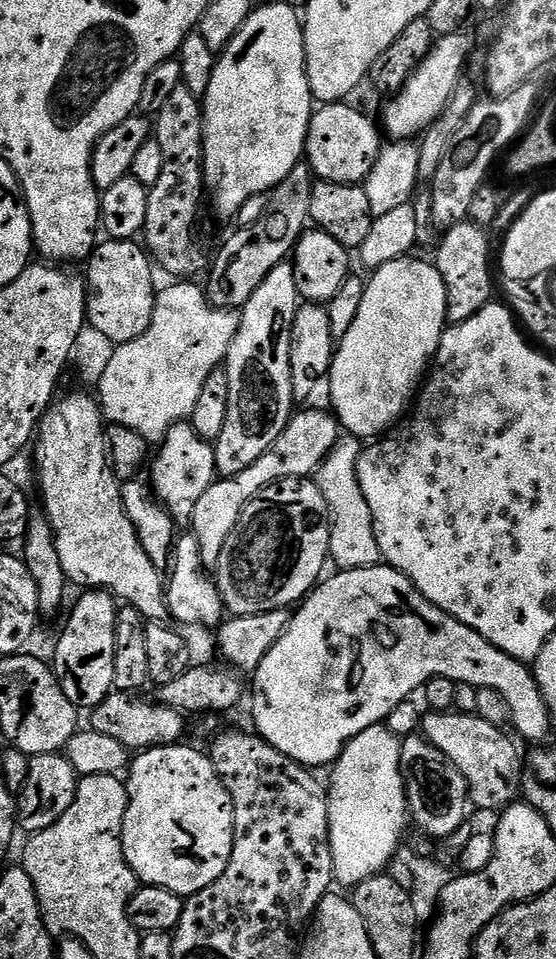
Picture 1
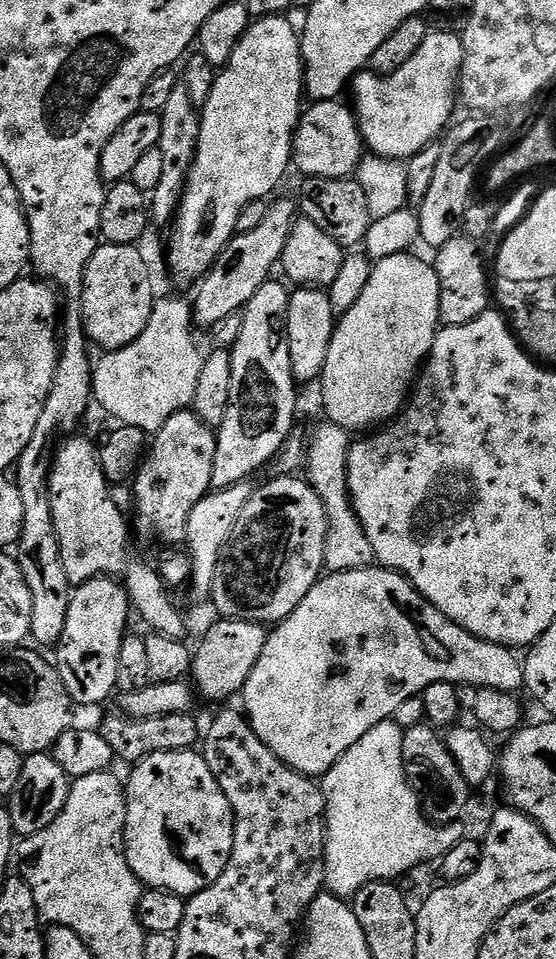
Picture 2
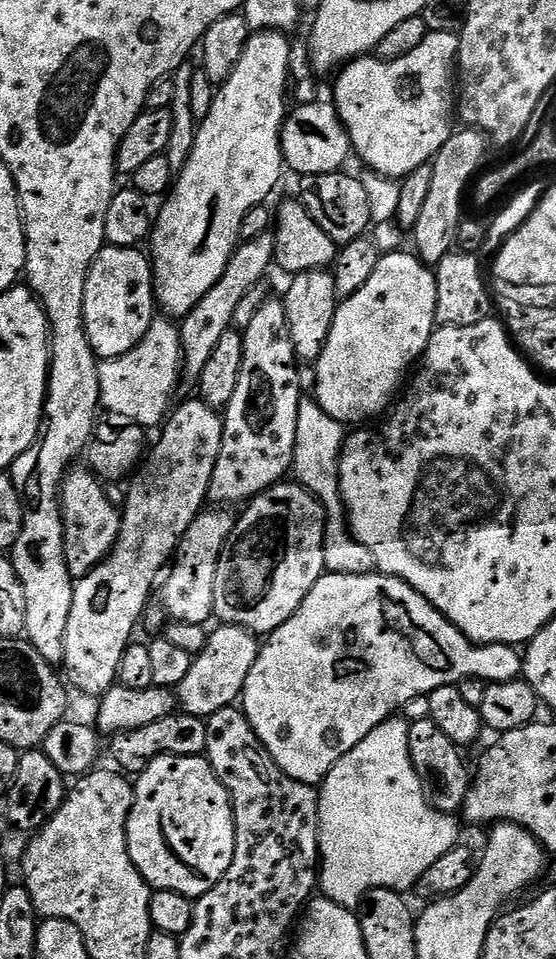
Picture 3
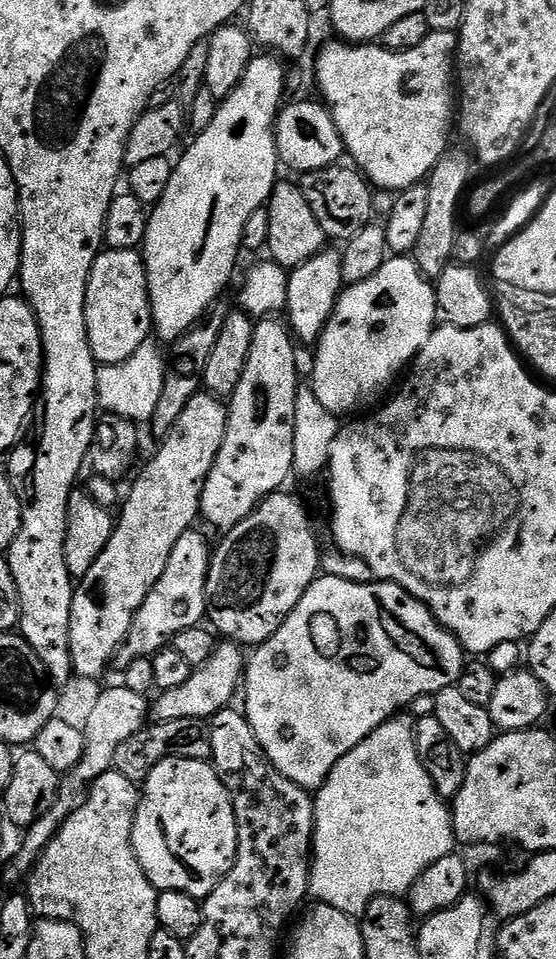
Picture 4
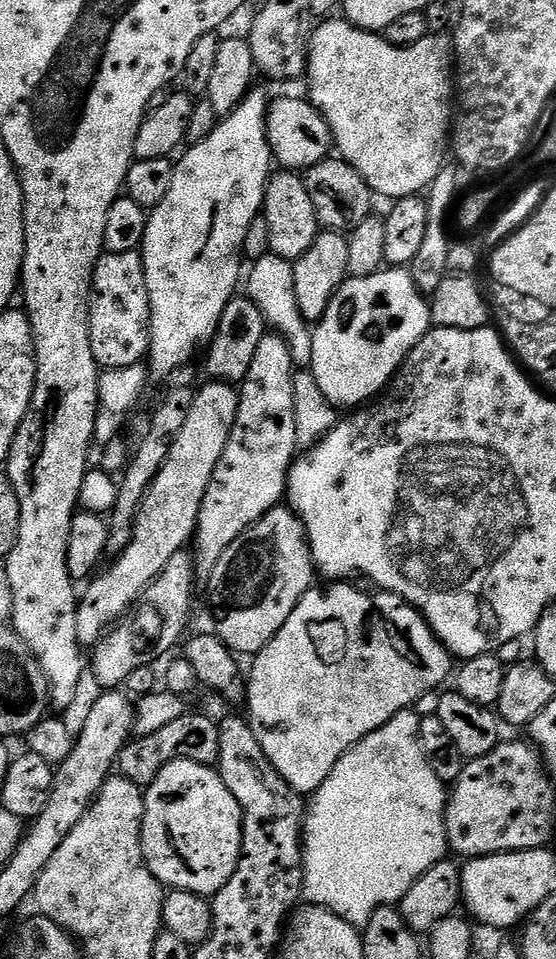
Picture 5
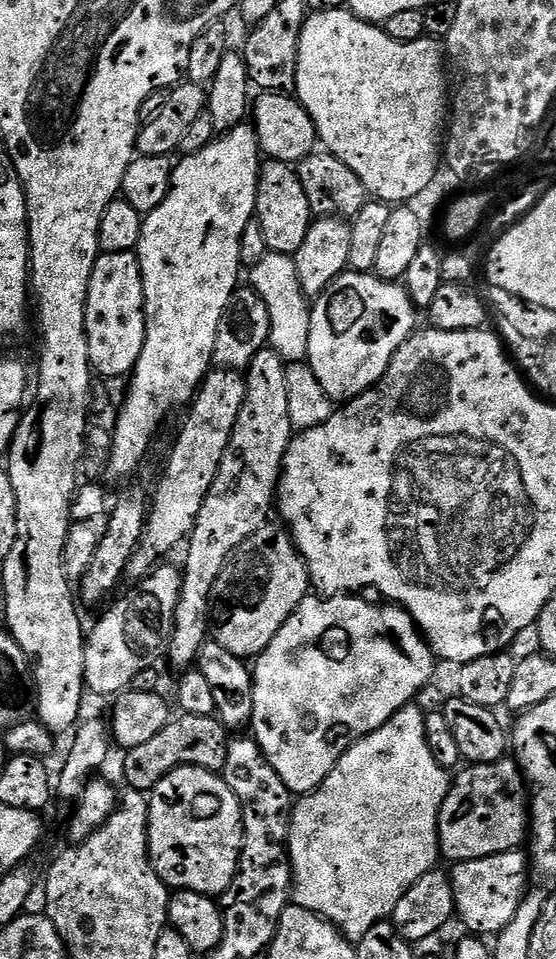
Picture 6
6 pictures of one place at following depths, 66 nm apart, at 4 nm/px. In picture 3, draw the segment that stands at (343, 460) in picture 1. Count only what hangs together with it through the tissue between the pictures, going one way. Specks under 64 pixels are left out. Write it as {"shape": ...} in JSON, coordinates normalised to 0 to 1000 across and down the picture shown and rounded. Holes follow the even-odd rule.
{"shape":[[[567,415],[541,416],[536,423],[536,453],[529,461],[523,491],[529,493],[531,504],[541,505],[570,521],[583,533],[585,593],[601,599],[665,599],[678,595],[673,578],[665,578],[665,574],[658,574],[658,569],[651,569],[651,565],[635,561],[633,553],[626,550],[626,533],[619,530],[619,520],[612,510],[612,474],[619,472],[621,458],[622,446],[617,441],[594,436],[594,432],[586,432],[586,428],[579,428],[579,423]]]}

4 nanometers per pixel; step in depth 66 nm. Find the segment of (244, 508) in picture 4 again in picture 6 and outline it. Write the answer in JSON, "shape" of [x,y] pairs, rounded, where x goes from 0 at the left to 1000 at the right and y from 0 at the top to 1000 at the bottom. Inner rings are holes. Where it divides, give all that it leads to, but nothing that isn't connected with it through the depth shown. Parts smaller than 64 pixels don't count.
{"shape":[[[486,362],[475,363],[450,377],[442,385],[442,419],[435,419],[435,428],[428,432],[428,440],[421,440],[421,453],[414,453],[414,465],[406,473],[399,473],[399,486],[392,486],[392,494],[385,498],[385,507],[378,507],[378,515],[371,515],[371,523],[363,523],[363,532],[356,532],[356,540],[345,550],[335,564],[338,577],[327,587],[324,603],[324,623],[309,650],[309,665],[302,668],[300,687],[309,687],[309,692],[324,699],[338,699],[353,692],[353,683],[360,675],[378,663],[378,642],[381,633],[378,619],[385,615],[385,607],[392,599],[399,599],[399,590],[414,582],[417,575],[457,553],[484,545],[493,534],[493,522],[500,517],[504,491],[511,489],[511,474],[518,462],[525,459],[529,447],[522,440],[522,426],[514,420],[514,386],[509,373]]]}

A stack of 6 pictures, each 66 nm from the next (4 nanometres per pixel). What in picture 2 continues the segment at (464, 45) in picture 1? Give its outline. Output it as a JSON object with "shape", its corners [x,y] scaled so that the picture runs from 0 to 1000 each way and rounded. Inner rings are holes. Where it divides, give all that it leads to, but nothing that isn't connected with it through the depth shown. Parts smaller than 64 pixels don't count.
{"shape":[[[777,31],[766,44],[752,48],[752,56],[714,75],[698,79],[667,73],[642,75],[629,89],[629,100],[633,96],[640,103],[637,116],[660,157],[680,164],[734,169],[759,155],[786,149],[815,128],[813,116],[820,108],[824,113],[824,89],[833,68],[833,41],[822,34],[818,38],[813,33]]]}

